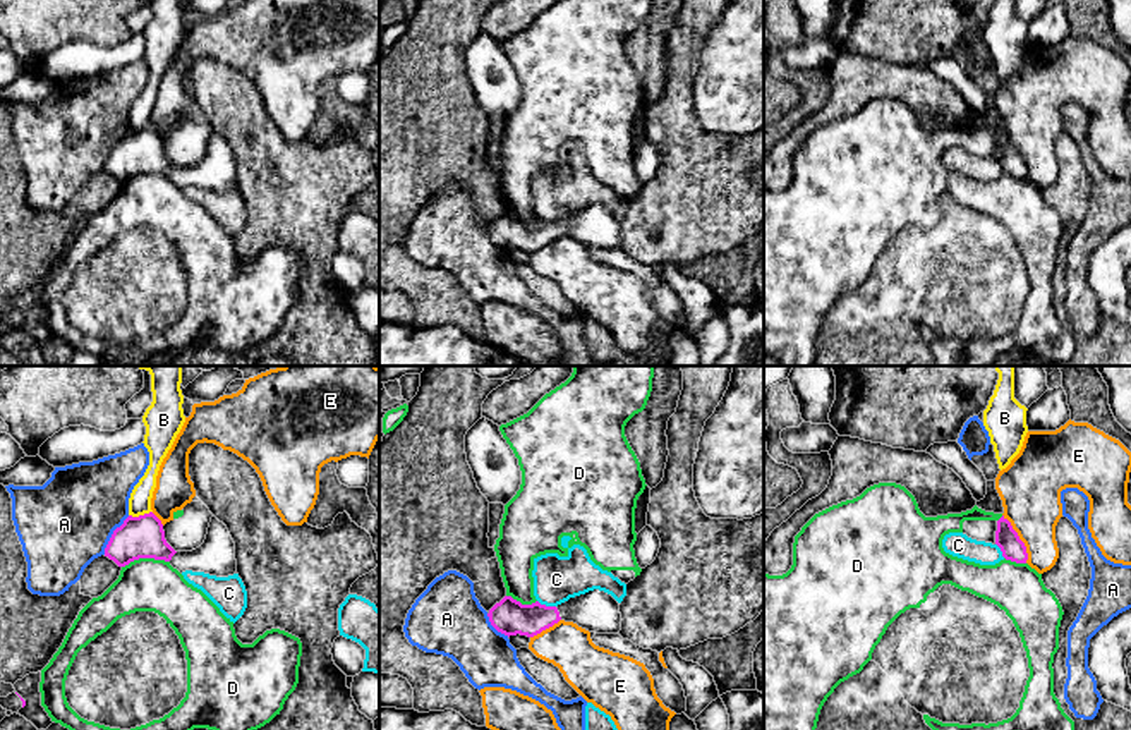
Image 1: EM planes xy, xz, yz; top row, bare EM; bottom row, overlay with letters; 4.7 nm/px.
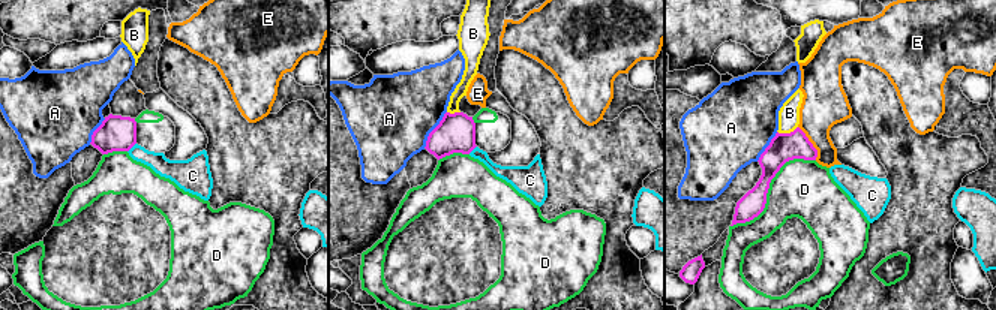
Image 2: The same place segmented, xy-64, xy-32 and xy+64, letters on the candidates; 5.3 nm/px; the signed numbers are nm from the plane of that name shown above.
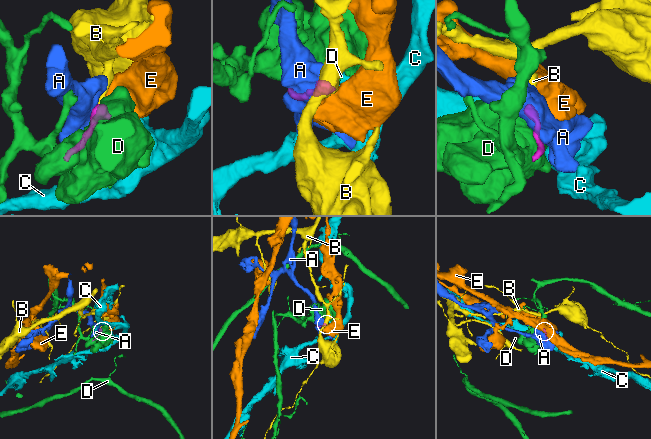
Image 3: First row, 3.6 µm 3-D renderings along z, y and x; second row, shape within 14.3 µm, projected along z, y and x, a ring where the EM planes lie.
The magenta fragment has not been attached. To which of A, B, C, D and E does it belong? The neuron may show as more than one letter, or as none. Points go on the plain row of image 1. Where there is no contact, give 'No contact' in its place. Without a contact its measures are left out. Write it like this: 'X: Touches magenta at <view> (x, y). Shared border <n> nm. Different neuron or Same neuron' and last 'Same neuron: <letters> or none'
A: Touches magenta at xy (112, 150). Shared border 220 nm. Different neuron
B: Touches magenta at xy (139, 131). Shared border 110 nm. Different neuron
C: Touches magenta at xz (544, 220). Shared border 90 nm. Different neuron
D: Touches magenta at xy (145, 172). Shared border 220 nm. Different neuron
E: Touches magenta at yz (1018, 153). Shared border 260 nm. Different neuron
Same neuron: none

